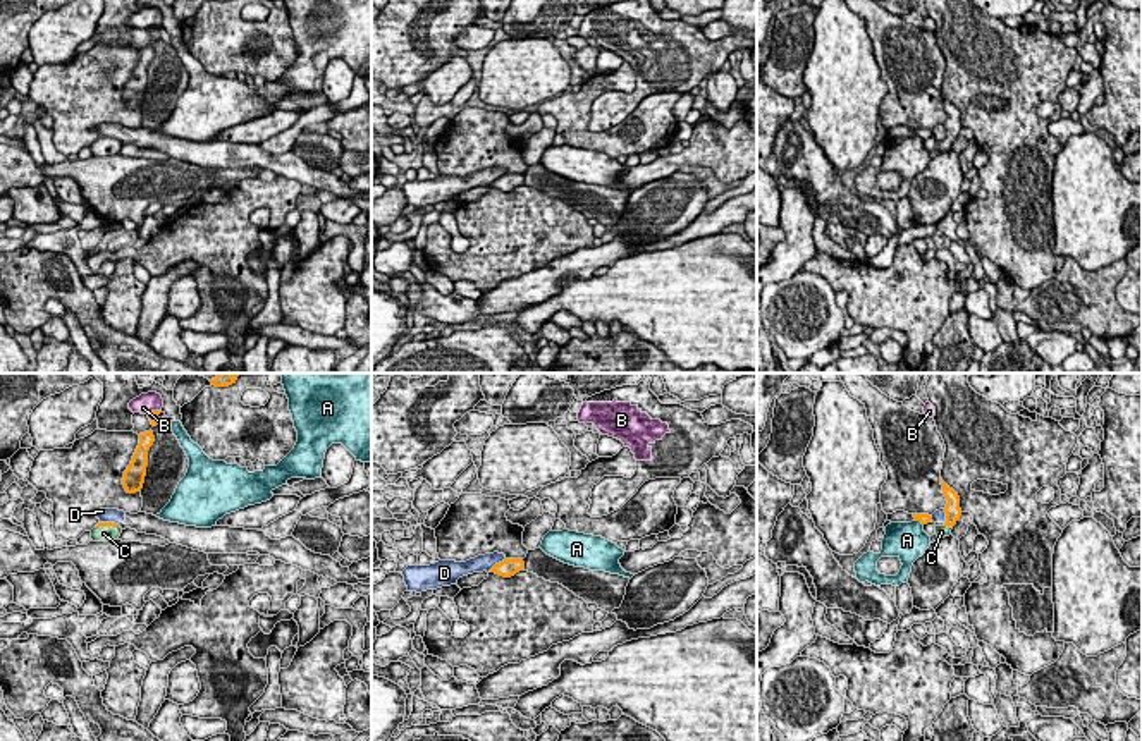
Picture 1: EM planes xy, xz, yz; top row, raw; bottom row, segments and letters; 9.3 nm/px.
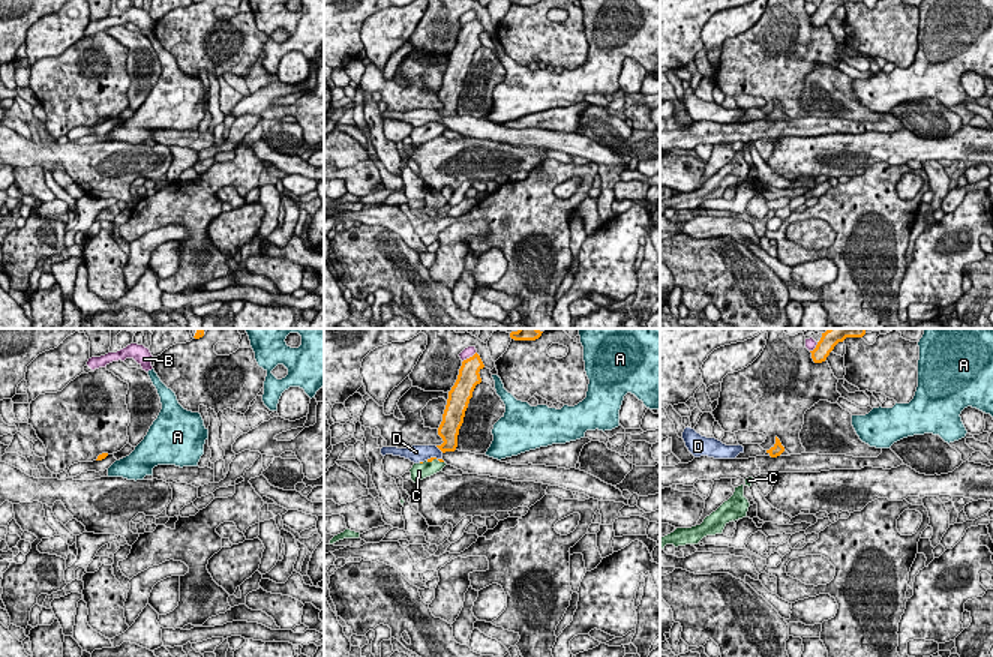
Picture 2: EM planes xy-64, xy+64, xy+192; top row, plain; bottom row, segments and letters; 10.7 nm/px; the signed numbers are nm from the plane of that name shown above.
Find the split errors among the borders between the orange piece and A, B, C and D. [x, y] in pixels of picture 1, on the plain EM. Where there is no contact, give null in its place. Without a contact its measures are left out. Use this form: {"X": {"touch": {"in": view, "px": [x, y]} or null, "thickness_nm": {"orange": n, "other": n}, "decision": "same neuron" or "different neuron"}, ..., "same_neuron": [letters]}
{"A": {"touch": {"in": "yz", "px": [919, 134]}, "thickness_nm": {"orange": 100, "other": 360}, "decision": "different neuron"}, "B": {"touch": {"in": "xy", "px": [155, 26]}, "thickness_nm": {"orange": 100, "other": 190}, "decision": "different neuron"}, "C": {"touch": {"in": "xy", "px": [105, 140]}, "thickness_nm": {"orange": 30, "other": 160}, "decision": "same neuron"}, "D": {"touch": {"in": "xz", "px": [499, 177]}, "thickness_nm": {"orange": 170, "other": 160}, "decision": "different neuron"}, "same_neuron": ["C"]}

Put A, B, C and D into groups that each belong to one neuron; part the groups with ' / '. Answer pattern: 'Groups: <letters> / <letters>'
Groups: A / B / C / D

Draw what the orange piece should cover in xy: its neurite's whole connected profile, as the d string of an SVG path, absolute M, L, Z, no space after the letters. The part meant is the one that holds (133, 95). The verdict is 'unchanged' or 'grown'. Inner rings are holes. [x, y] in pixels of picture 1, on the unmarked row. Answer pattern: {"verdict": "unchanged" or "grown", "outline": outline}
{"verdict": "unchanged", "outline": "M153 46L139 48L139 60L132 70L131 79L124 86L122 100L127 108L136 108L143 103L146 81L148 81L148 65L153 60Z"}

